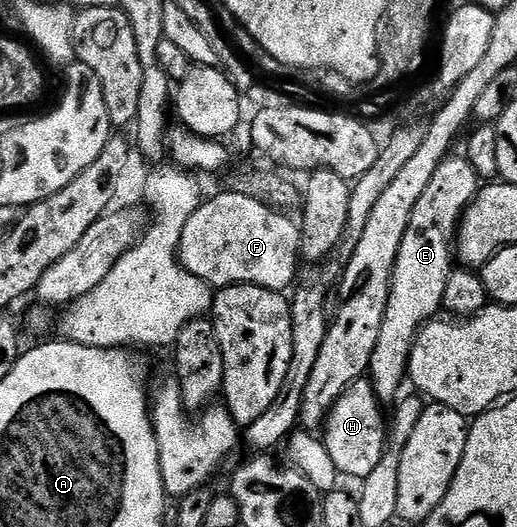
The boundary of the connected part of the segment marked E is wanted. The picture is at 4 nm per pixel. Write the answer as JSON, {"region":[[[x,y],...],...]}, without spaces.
{"region":[[[451,153],[447,155],[432,173],[432,181],[424,189],[420,201],[416,201],[416,209],[412,209],[412,221],[408,221],[408,229],[404,233],[404,241],[400,241],[400,253],[396,253],[396,263],[392,269],[392,281],[390,282],[390,296],[388,305],[384,309],[384,323],[380,325],[380,337],[376,337],[376,347],[372,349],[368,378],[378,400],[391,401],[399,398],[398,390],[408,379],[410,365],[410,350],[414,348],[414,338],[419,331],[431,322],[442,311],[442,298],[444,297],[444,285],[448,285],[448,277],[452,270],[452,244],[456,239],[458,220],[462,218],[462,212],[466,210],[474,196],[480,190],[480,180],[476,169],[466,160],[465,154]]]}

